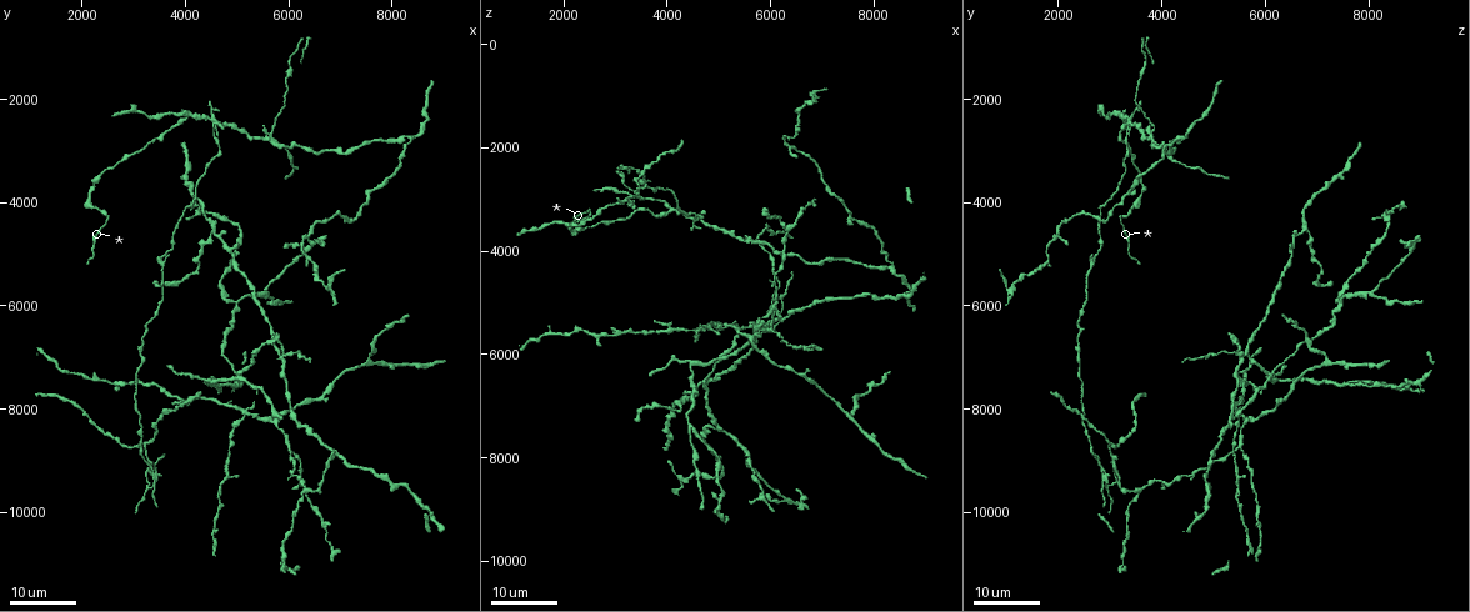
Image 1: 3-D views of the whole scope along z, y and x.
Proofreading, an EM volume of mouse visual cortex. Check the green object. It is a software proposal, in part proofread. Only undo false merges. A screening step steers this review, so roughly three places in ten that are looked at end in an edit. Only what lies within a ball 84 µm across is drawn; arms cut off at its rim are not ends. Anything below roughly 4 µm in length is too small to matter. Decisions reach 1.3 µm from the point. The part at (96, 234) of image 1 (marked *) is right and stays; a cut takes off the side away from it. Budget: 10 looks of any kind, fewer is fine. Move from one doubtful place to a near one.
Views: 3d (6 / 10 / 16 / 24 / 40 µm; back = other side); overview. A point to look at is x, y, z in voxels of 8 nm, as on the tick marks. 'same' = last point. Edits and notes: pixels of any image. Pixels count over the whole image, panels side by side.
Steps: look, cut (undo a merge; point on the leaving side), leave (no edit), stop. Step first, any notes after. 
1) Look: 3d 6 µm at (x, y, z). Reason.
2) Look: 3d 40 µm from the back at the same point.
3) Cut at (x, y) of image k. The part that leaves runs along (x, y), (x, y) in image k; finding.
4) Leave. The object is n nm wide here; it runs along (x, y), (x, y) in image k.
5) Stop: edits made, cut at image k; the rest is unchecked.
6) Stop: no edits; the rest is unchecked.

Look: 3d 16 µm at (4600, 2450, 3400). Looks like a crossing.

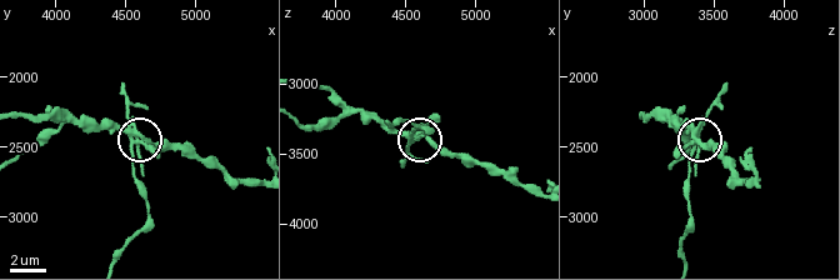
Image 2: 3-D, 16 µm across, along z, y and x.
Look: 3d 6 µm at (4600, 2480, 3380).

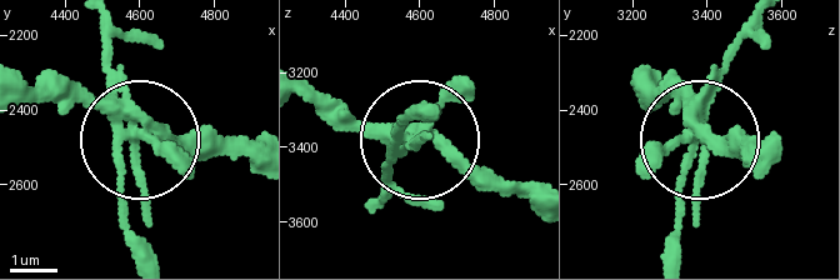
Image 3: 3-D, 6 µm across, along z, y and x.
Cut at (161, 149) of image 3. The part that leaves runs along (111, 114), (135, 253) in image 3; two neurons meet here.

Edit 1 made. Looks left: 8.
Look: 3d 24 µm at (8400, 2800, 4250).

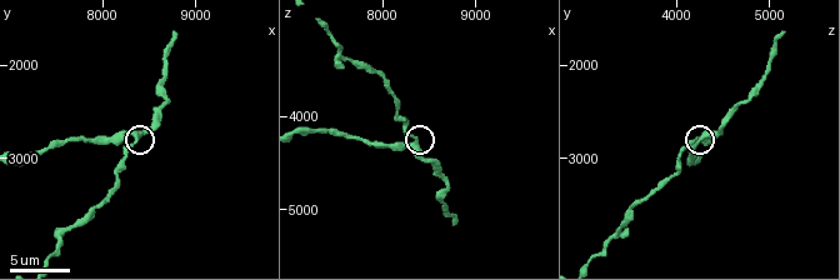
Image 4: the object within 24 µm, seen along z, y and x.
Look: 3d 10 µm at (8400, 2750, 4250).

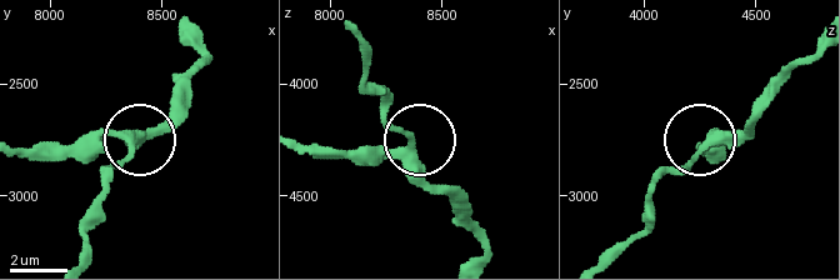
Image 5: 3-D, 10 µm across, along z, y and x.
Leave. It runs along (24, 154), (81, 154), (118, 133), (146, 138), (165, 121) in image 5; one neuron here.

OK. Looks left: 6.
Look: 3d 16 µm at (5650, 2700, 3750).

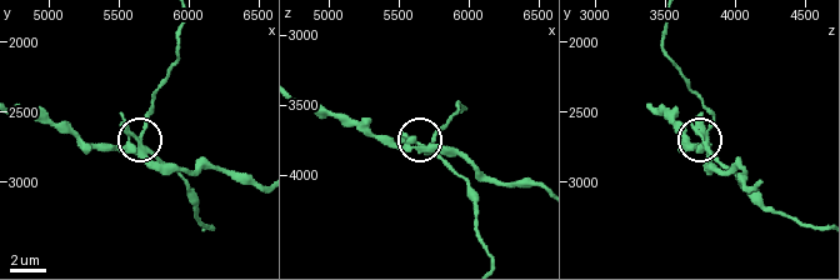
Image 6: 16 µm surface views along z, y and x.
Look: 3d 10 µm at (5680, 2720, 3800). Zoom in.

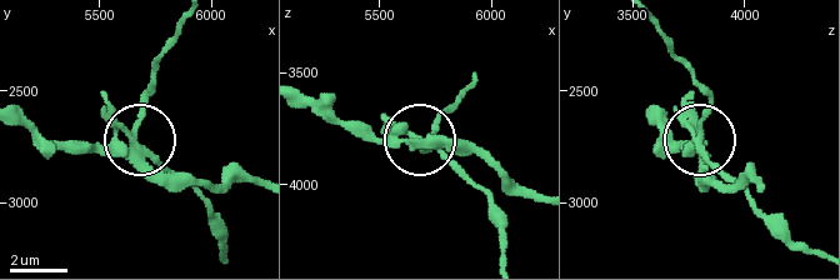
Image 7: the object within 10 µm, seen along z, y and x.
Cut at (115, 116) of image 7. The object is 310 nm wide here; the part that leaves runs along (131, 151), (144, 89), (179, 25) in image 7; two neurons meet here.

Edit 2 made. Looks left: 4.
Look: 3d 16 µm at (4100, 2300, 3150). Four or more arms meet.

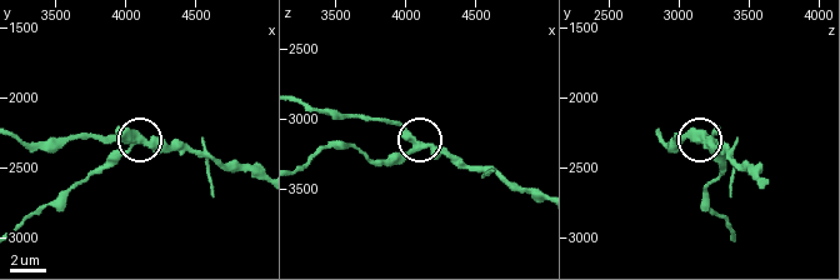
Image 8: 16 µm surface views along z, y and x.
Look: 3d 6 µm at (4120, 2300, 3200).

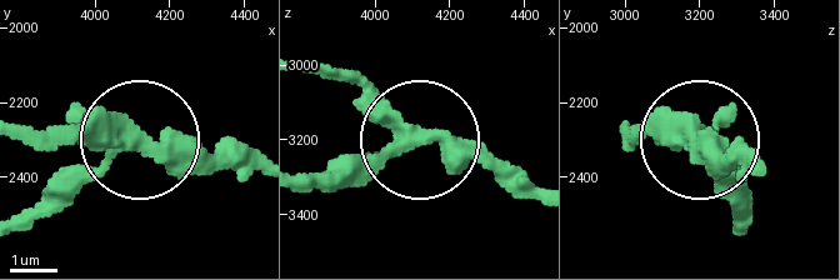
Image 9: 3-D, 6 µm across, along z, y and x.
Leave. The object is 350 nm wide here; it runs along (28, 220), (128, 145), (44, 141) in image 9; continuous, no second neuron.

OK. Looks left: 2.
Look: 3d 24 µm at (4550, 4550, 6750). Four or more arms meet.

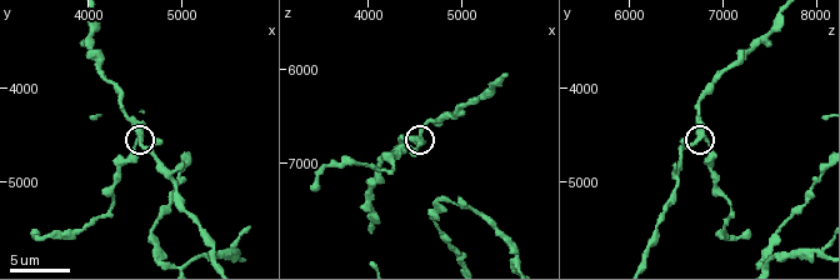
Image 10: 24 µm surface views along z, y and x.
Look: 3d 6 µm at (4550, 4500, 6750).

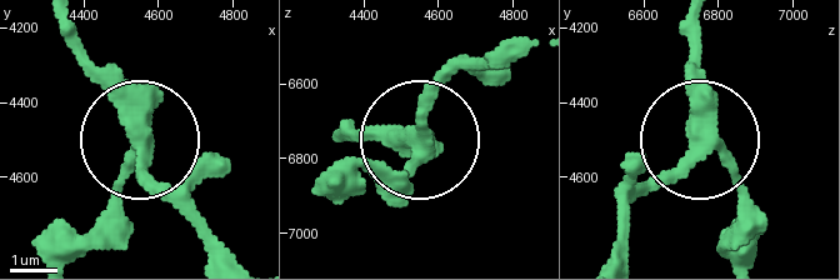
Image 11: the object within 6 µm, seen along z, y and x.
Leave. The object is 390 nm wide here; it runs along (518, 49), (445, 81), (398, 196) in image 11; continuous, no second neuron.

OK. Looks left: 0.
Stop: edits made, cut at image 3, cut at image 7; the rest is unchecked.

